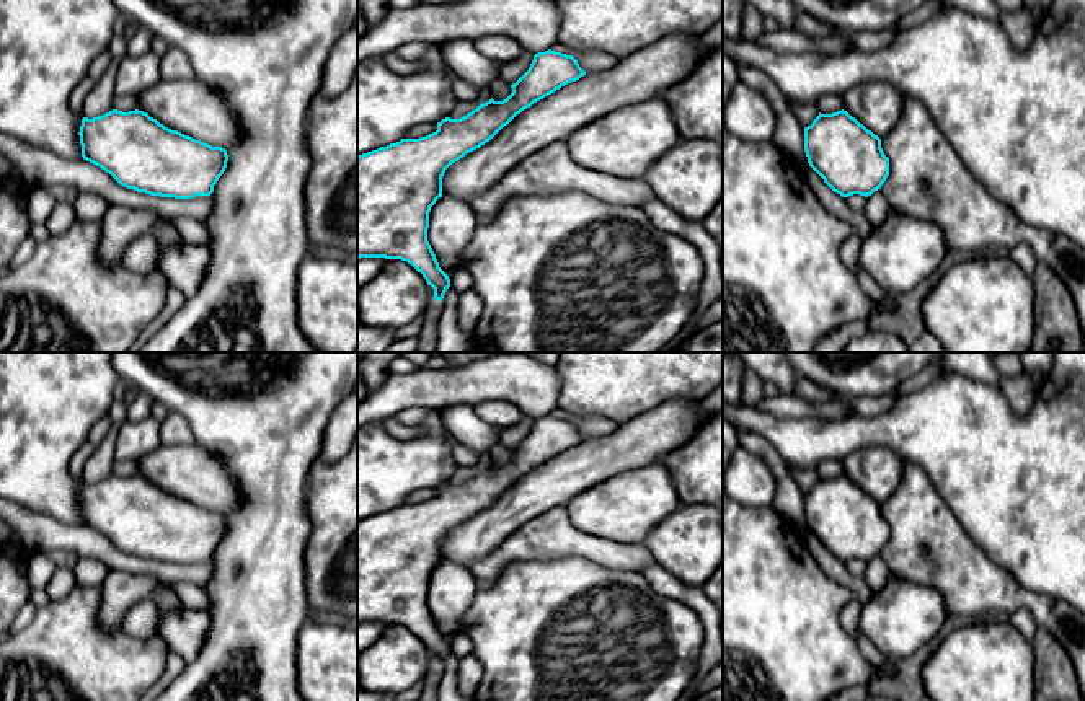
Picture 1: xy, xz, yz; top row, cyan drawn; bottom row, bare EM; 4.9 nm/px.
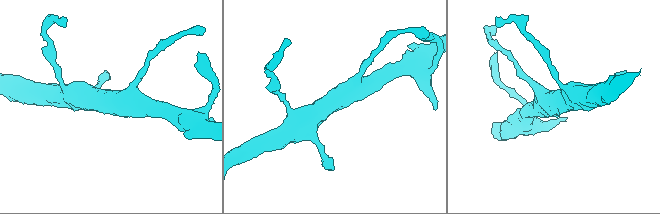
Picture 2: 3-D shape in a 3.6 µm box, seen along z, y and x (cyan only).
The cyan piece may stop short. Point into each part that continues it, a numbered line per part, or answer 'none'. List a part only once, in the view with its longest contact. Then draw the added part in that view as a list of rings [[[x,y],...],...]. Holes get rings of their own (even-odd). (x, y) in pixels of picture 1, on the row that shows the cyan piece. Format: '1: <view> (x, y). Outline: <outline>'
none

